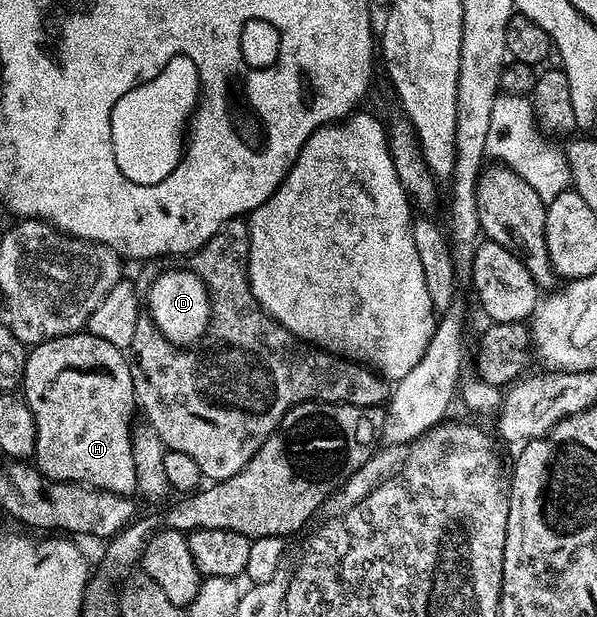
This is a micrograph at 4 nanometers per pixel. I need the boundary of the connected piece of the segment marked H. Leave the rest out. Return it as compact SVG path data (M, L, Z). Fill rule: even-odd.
M87 330L47 340L27 353L22 395L30 406L30 414L34 414L34 463L42 475L123 496L137 491L132 453L132 415L137 415L138 405L128 362L125 349L110 346L106 338L98 338Z

